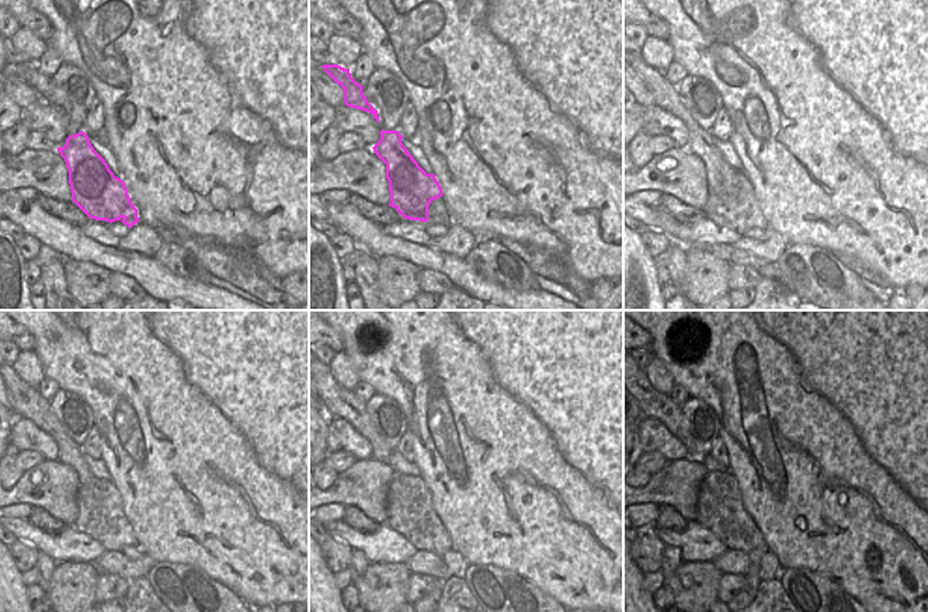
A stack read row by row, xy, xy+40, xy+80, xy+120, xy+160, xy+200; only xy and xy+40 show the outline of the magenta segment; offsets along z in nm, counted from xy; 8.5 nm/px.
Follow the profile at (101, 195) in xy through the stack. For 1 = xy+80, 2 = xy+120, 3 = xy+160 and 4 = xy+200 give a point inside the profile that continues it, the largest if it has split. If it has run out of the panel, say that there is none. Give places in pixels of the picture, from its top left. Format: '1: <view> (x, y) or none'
1: xy+80 (701, 142)
2: xy+120 (25, 400)
3: xy+160 (337, 402)
4: xy+200 (652, 403)

